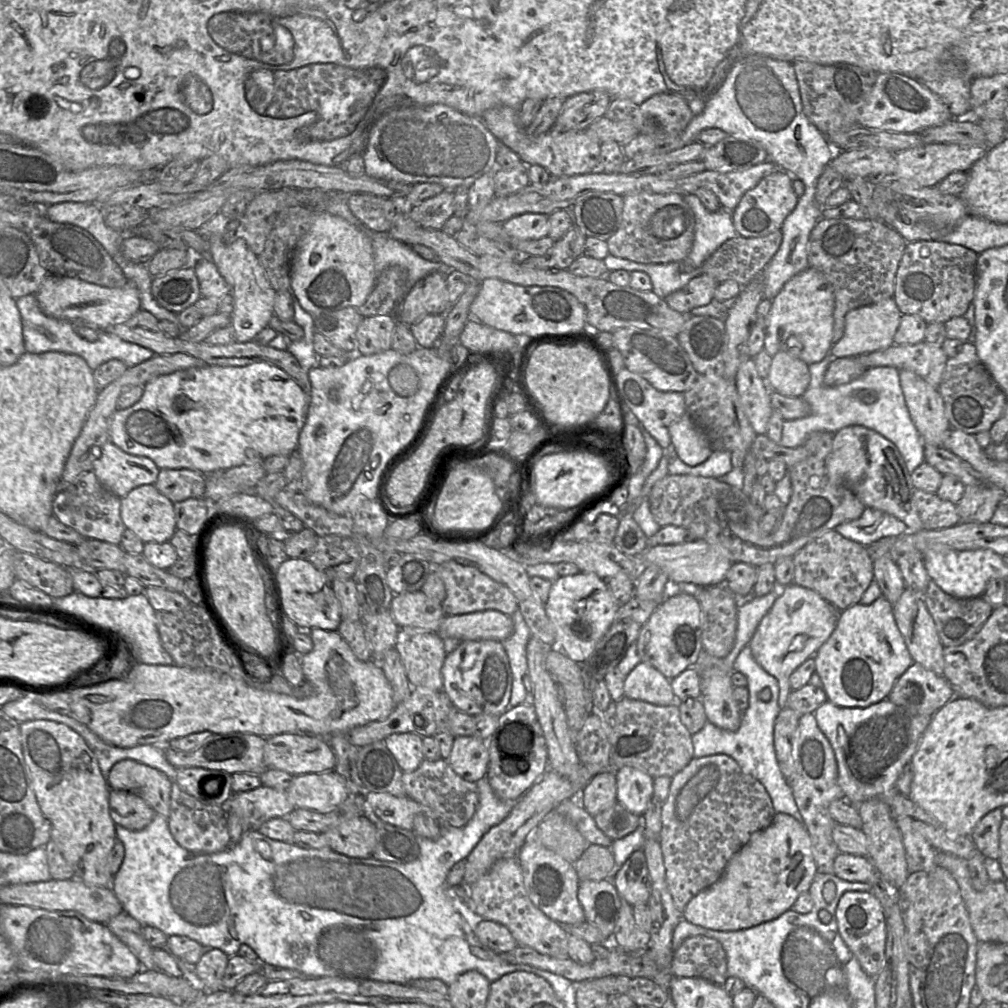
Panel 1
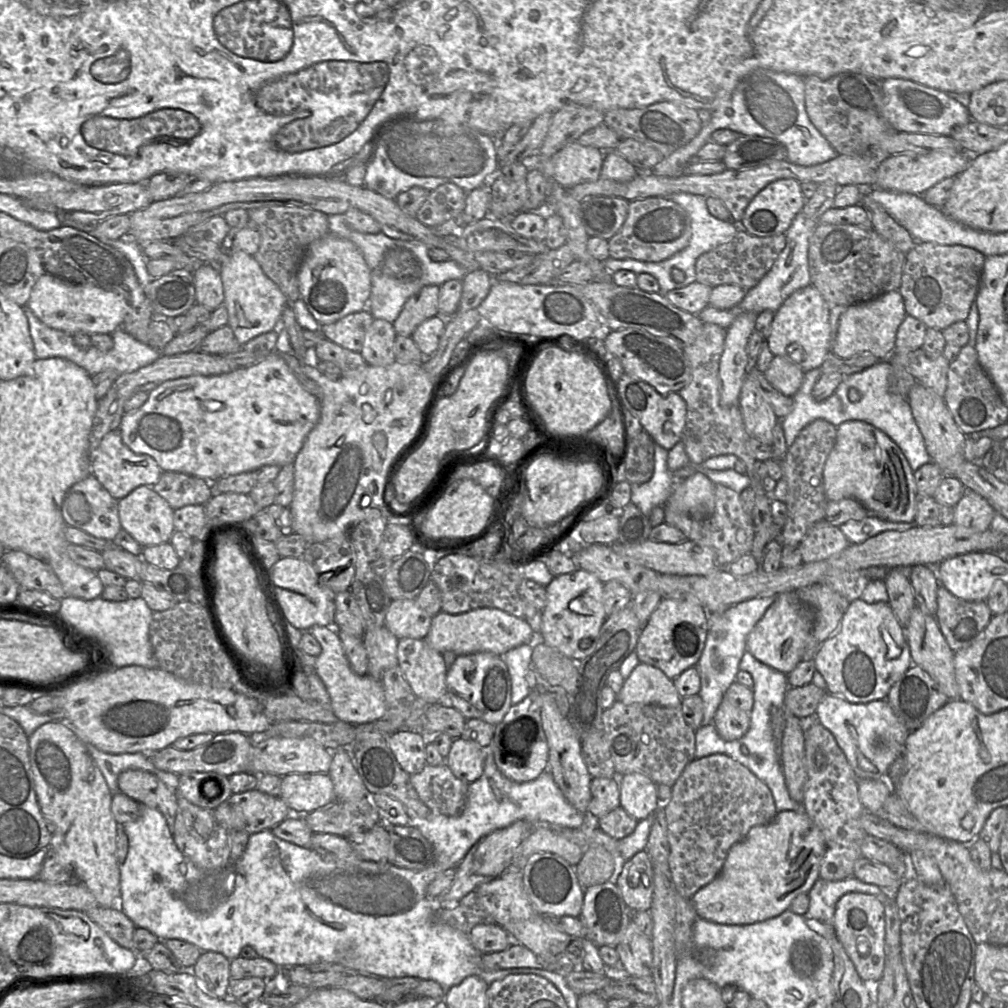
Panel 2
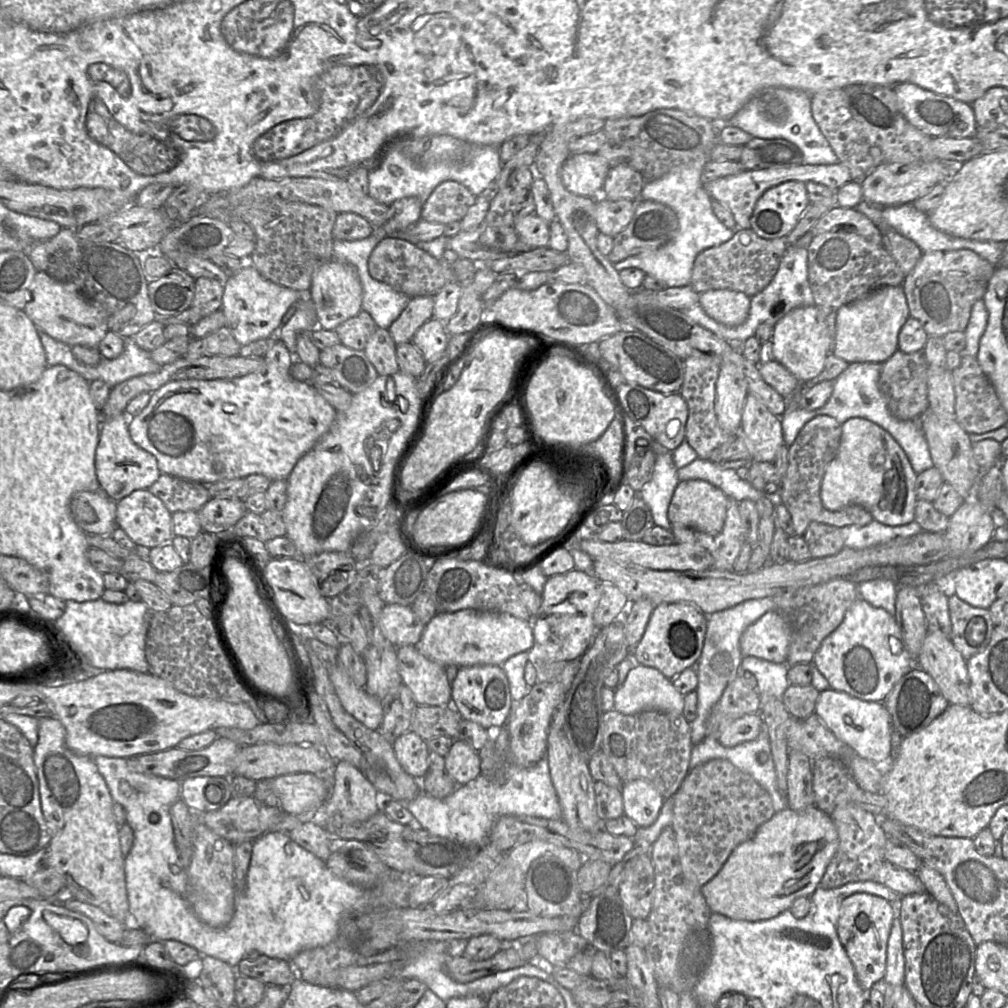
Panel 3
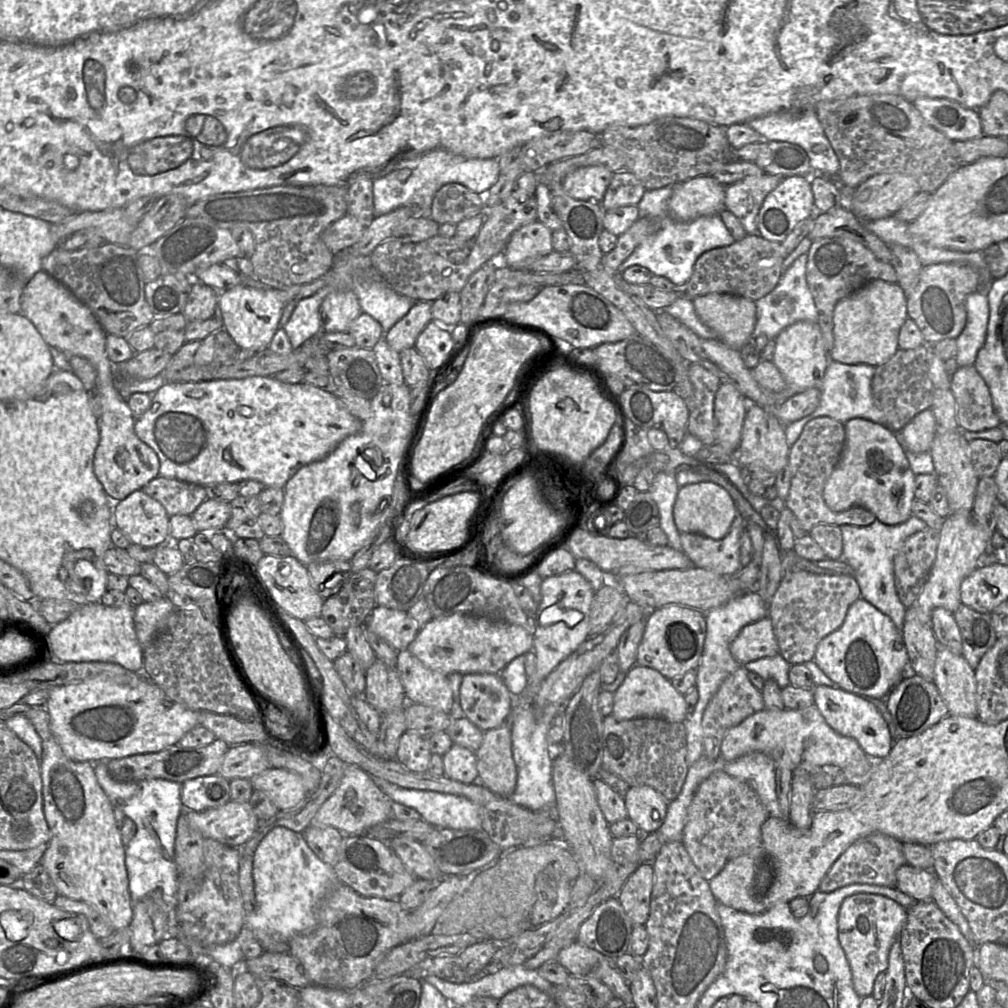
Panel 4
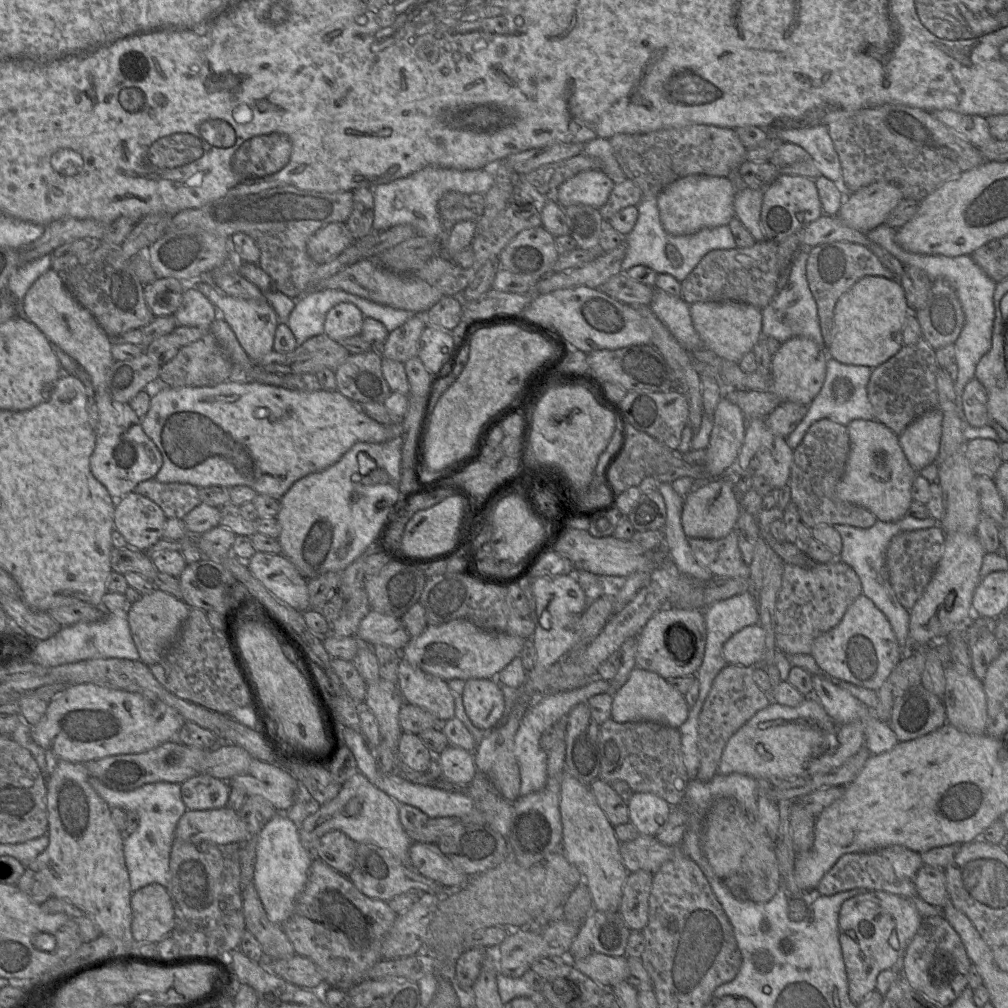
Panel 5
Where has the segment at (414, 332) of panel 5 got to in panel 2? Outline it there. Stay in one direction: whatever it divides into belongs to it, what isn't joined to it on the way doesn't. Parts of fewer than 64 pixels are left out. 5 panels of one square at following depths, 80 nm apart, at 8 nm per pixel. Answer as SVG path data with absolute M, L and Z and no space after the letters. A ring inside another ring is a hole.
M437 285L424 286L406 301L393 323L397 335L411 337L422 322L439 315L439 290L440 286Z

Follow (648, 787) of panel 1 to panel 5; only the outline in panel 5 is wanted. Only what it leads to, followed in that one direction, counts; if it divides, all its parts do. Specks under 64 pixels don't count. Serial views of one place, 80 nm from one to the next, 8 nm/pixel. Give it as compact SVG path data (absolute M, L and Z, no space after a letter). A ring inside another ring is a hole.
M649 792L633 793L627 805L629 821L645 836L656 836L672 809L664 799Z

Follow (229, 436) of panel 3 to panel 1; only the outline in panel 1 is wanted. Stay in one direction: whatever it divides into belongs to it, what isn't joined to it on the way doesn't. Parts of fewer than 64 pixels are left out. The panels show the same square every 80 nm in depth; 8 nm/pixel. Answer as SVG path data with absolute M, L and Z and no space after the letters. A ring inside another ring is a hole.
M265 362L242 367L194 367L148 382L140 401L116 411L110 441L126 453L150 458L159 469L190 469L206 474L245 464L263 464L270 456L290 457L298 448L298 437L306 421L309 403L310 396L290 375Z

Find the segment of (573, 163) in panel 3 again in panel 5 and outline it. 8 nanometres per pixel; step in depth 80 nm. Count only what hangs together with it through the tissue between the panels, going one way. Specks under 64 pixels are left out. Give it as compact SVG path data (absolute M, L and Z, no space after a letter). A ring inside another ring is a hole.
M593 168L567 179L555 191L553 198L561 207L586 204L599 209L607 202L614 185L601 168Z

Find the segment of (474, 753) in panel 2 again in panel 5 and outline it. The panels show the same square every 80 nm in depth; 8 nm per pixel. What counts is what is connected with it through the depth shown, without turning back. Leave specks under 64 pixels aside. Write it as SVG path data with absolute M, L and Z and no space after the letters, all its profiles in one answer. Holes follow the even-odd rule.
M449 745L439 754L443 778L456 785L469 785L473 780L477 767L474 753L461 747Z

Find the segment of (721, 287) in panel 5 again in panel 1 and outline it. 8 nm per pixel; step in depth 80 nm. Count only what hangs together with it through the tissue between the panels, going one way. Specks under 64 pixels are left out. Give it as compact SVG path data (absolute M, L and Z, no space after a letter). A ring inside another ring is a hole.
M781 229L763 237L743 237L739 234L722 244L702 264L702 274L714 278L718 283L734 280L741 286L746 286L755 279L778 251L783 239Z

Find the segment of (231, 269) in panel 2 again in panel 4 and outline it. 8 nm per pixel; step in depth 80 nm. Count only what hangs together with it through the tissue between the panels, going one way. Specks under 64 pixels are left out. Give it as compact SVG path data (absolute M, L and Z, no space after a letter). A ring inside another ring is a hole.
M326 275L304 285L291 286L287 289L259 290L244 284L221 292L218 299L219 311L222 315L223 328L229 333L240 349L252 349L257 352L269 349L284 307L291 301L299 301L313 296L327 286Z

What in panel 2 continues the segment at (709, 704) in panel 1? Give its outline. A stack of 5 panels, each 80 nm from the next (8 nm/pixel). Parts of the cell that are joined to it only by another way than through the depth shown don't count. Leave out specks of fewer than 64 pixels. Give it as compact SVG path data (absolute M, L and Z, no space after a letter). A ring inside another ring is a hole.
M723 695L712 723L723 740L733 741L746 734L750 725L750 717L749 713L734 707L726 695Z

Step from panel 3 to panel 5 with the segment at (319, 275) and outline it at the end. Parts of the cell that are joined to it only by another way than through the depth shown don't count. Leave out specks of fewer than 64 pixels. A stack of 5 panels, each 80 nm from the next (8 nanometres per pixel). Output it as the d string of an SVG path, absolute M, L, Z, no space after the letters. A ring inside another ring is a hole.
M343 302L331 308L325 318L324 332L340 343L345 338L360 335L364 315L354 304Z

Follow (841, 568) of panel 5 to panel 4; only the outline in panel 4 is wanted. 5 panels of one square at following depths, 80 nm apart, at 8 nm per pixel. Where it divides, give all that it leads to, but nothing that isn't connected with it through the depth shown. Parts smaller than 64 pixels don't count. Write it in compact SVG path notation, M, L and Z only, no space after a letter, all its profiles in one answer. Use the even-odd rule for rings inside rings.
M786 571L768 604L779 653L791 665L813 660L818 643L843 623L850 605L861 596L859 585L849 575L818 575Z

